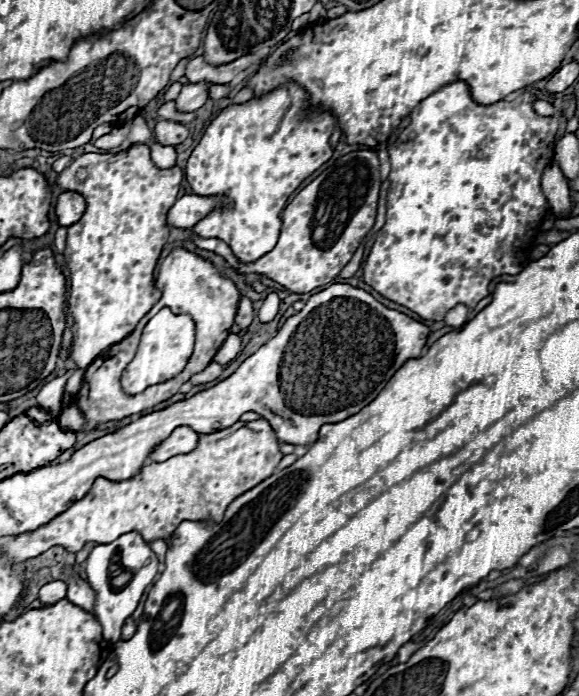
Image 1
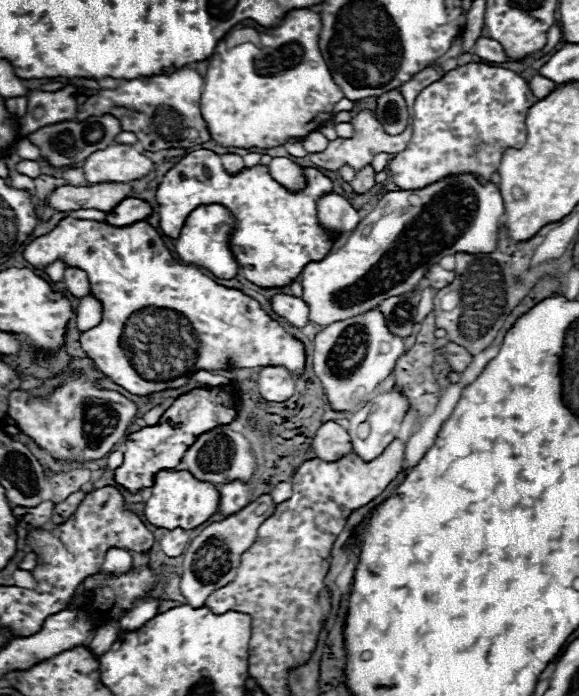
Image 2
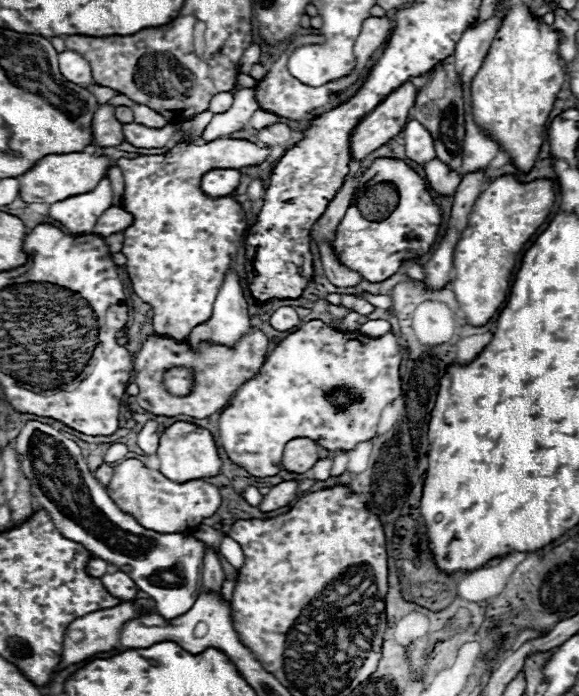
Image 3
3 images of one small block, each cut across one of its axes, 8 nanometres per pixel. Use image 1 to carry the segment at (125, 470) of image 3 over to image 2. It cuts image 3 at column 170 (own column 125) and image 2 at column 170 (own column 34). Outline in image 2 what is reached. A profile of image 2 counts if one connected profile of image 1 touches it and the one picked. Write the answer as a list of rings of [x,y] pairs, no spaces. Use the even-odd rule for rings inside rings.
[[[174,528],[174,530],[168,530],[168,532],[160,538],[160,548],[162,548],[162,552],[164,552],[166,556],[172,556],[172,558],[174,558],[174,556],[180,556],[180,554],[186,550],[188,542],[190,542],[190,538],[188,538],[186,530]]]

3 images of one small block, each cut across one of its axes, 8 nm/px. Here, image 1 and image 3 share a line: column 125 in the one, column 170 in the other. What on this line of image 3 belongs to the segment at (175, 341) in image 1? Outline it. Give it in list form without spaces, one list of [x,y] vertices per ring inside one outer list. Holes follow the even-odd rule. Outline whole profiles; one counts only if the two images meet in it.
[[[172,368],[164,376],[164,384],[172,394],[182,396],[182,394],[186,394],[186,388],[190,388],[190,374],[186,370]]]

